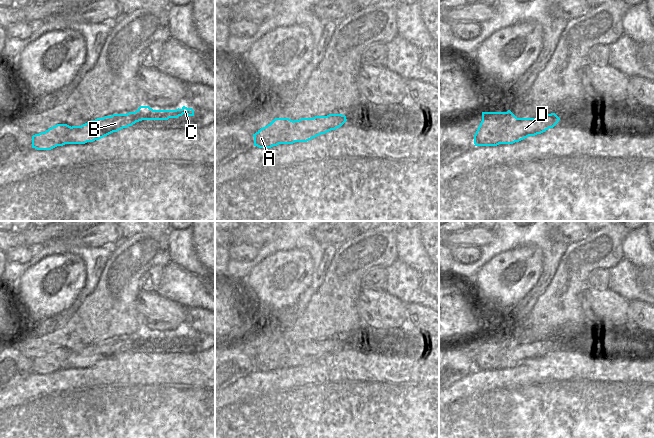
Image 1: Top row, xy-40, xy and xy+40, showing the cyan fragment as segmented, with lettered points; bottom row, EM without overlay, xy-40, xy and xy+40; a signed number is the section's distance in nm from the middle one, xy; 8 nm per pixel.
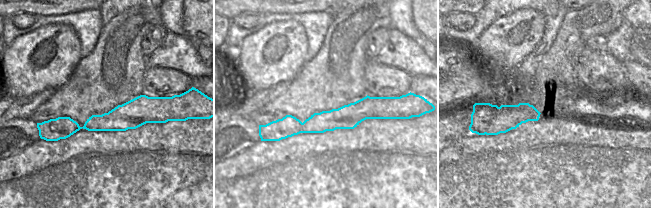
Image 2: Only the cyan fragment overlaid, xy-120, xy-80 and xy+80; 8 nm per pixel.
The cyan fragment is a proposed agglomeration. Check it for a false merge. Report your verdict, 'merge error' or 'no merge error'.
merge error

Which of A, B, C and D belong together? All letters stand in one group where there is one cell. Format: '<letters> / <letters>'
A / B C D

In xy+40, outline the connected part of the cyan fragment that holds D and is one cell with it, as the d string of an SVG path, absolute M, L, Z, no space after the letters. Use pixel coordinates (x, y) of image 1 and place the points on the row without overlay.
M510 334L506 337L508 347L502 357L500 368L513 368L529 360L541 358L549 352L553 352L560 344L555 337L537 342L517 342Z

